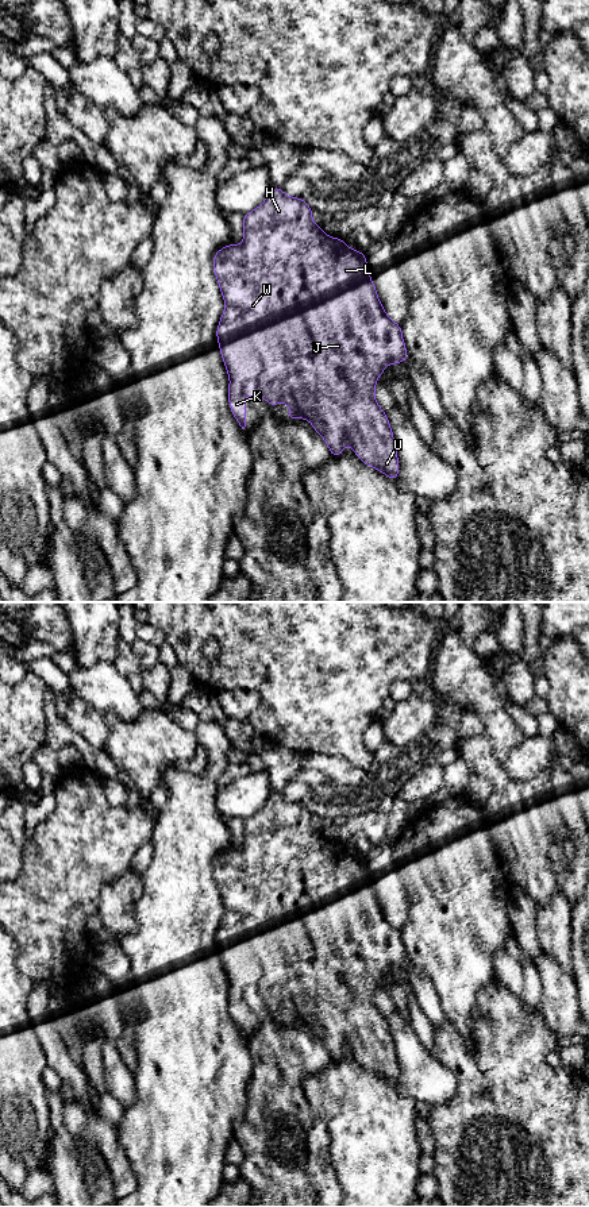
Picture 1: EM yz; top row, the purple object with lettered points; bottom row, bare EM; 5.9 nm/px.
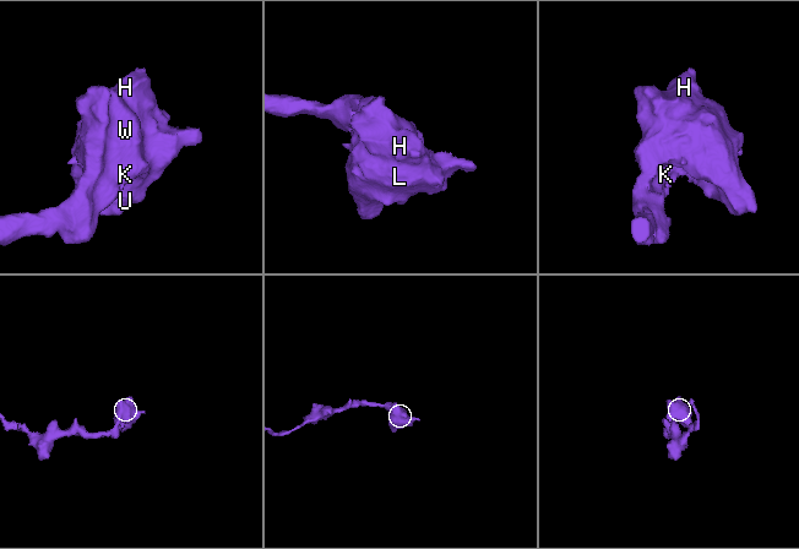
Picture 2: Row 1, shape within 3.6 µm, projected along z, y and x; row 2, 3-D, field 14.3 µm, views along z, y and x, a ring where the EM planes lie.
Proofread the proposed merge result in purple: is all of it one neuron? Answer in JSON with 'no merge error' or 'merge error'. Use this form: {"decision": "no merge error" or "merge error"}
{"decision": "no merge error"}

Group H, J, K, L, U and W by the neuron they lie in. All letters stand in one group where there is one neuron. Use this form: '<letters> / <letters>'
H J K L U W

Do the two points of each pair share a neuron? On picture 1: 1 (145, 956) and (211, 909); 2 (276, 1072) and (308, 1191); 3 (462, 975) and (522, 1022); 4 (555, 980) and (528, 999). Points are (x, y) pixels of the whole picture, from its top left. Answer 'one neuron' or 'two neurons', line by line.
1: one neuron
2: one neuron
3: two neurons
4: two neurons

